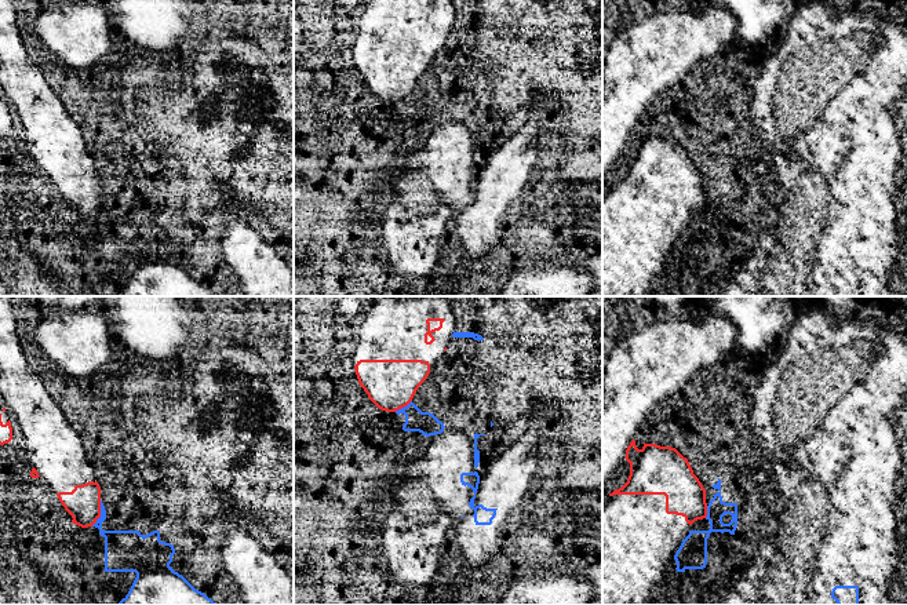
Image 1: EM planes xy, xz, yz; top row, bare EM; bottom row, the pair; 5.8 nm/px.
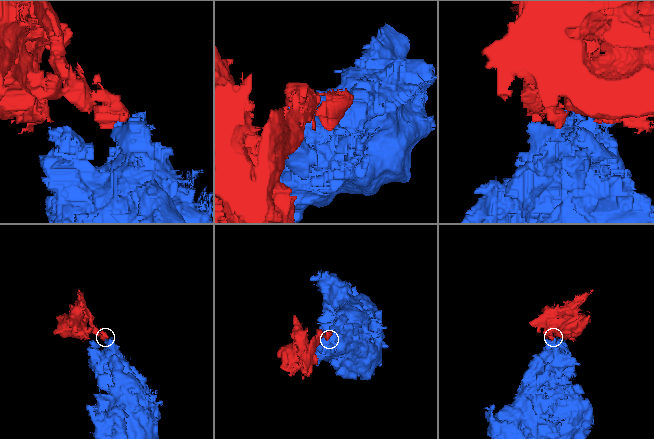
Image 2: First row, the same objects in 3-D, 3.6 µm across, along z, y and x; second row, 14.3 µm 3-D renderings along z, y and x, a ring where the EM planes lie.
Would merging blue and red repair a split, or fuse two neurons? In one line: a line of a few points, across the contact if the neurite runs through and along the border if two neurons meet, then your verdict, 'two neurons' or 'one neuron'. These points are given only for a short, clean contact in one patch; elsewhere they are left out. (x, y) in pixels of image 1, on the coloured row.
xy (101, 500), (101, 516), (91, 525) | two neurons

